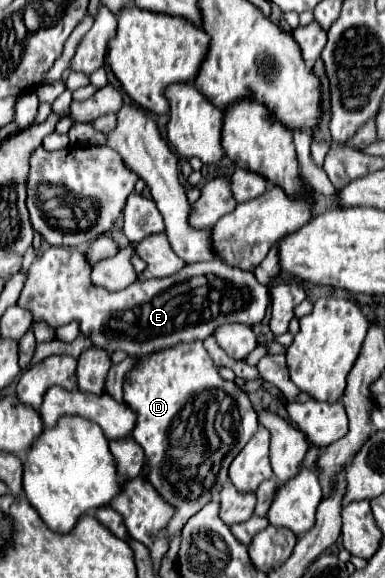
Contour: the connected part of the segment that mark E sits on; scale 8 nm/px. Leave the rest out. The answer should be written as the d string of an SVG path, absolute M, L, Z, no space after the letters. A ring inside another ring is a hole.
M52 246L32 262L18 304L30 310L36 320L46 320L54 328L80 320L80 332L92 336L96 348L106 352L124 350L140 358L178 344L202 342L214 336L222 324L260 324L268 308L268 288L252 272L220 260L186 264L168 278L136 280L118 292L92 286L90 270L82 252Z

